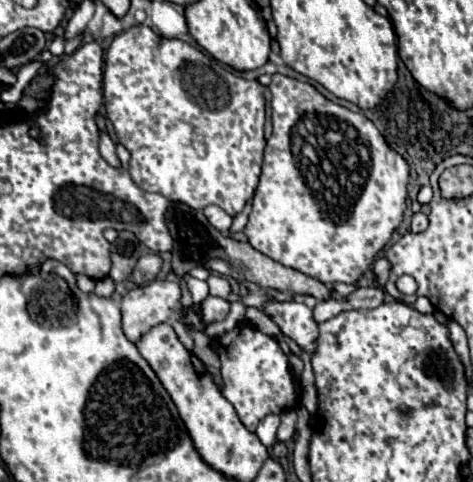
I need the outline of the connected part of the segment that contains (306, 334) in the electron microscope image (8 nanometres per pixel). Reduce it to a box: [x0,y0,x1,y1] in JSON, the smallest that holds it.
[263,302,319,352]

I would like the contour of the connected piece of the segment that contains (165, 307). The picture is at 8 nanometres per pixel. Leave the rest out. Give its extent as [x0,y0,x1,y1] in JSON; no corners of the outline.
[123,280,181,342]

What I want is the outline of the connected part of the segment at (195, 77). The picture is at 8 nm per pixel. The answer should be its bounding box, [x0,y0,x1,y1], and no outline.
[103,24,265,216]

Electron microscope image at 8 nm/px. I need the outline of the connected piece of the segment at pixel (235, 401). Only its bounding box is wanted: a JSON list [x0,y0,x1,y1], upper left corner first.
[217,324,297,432]

